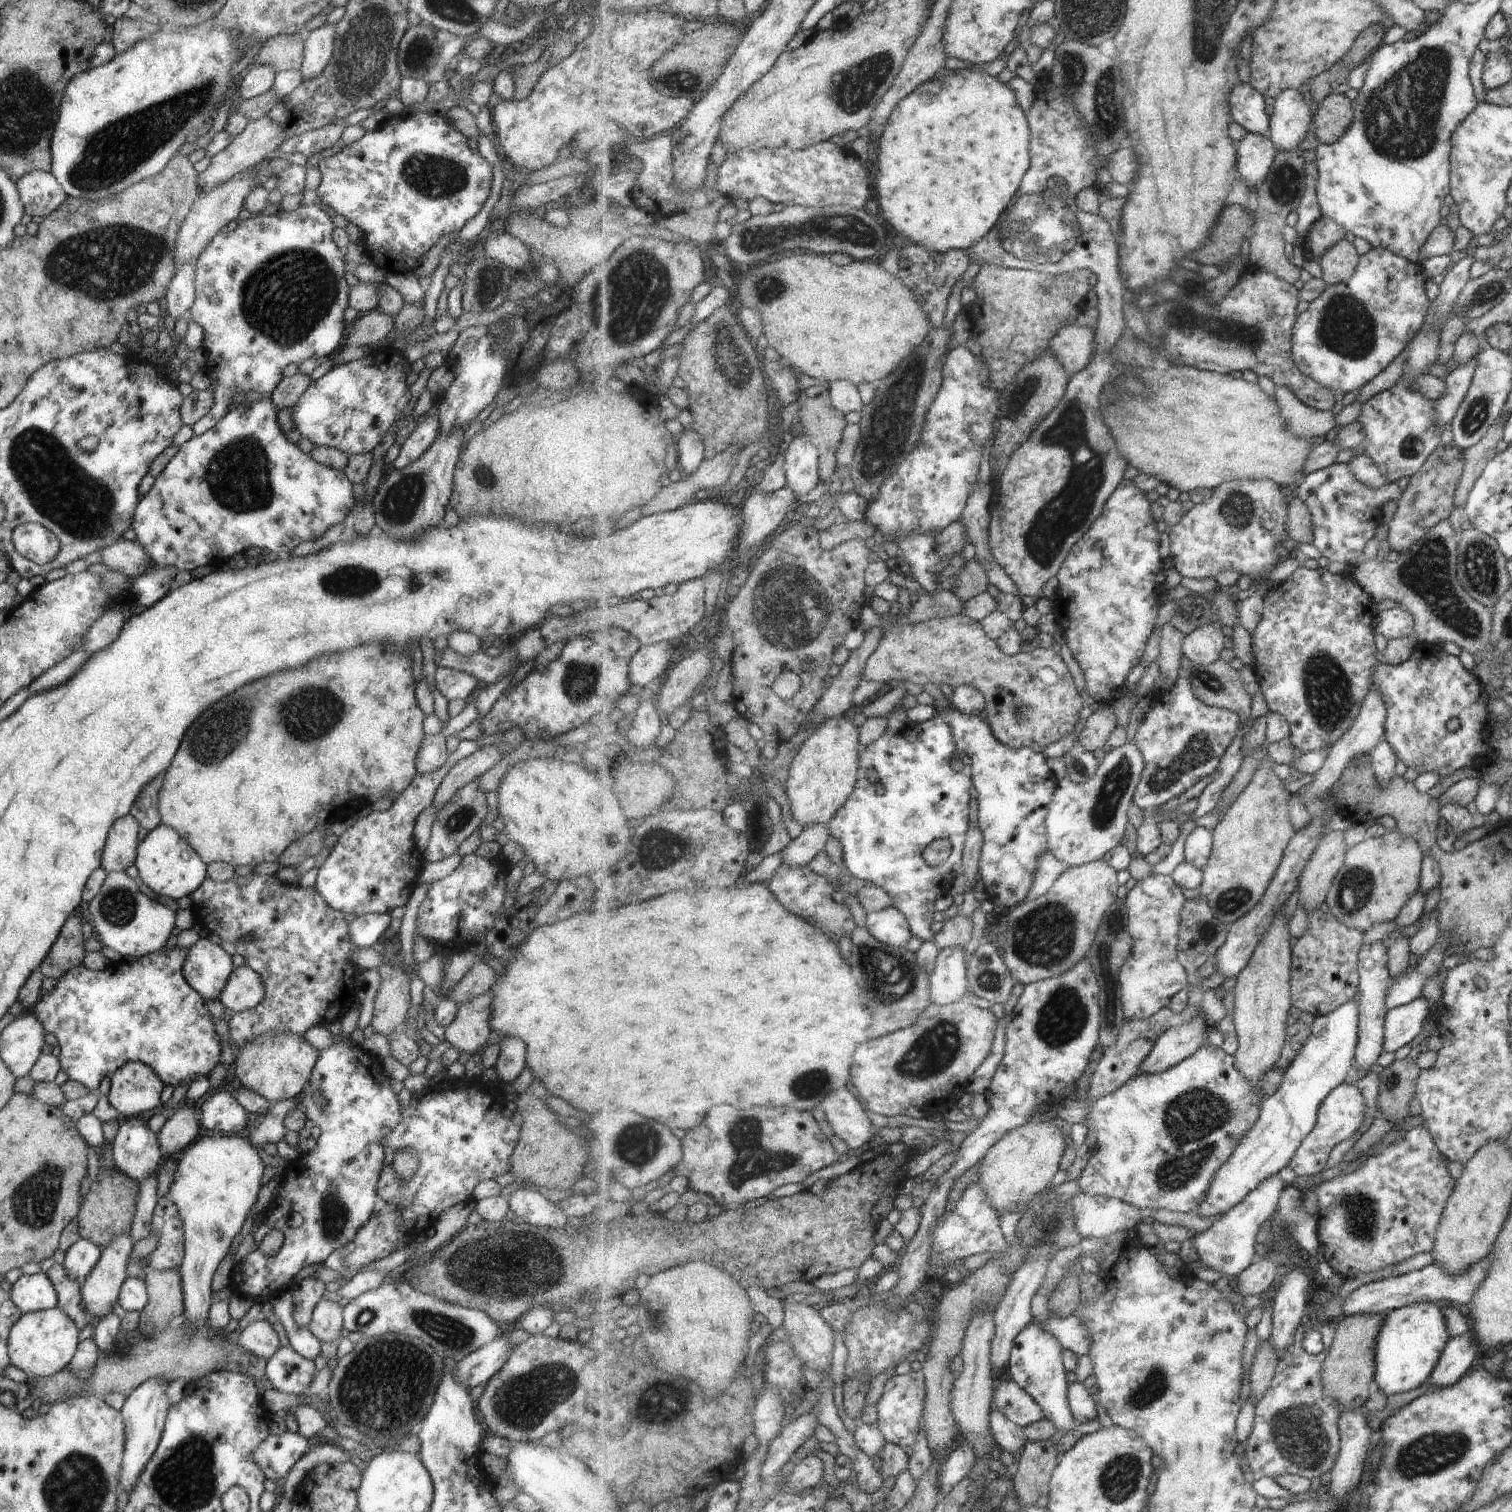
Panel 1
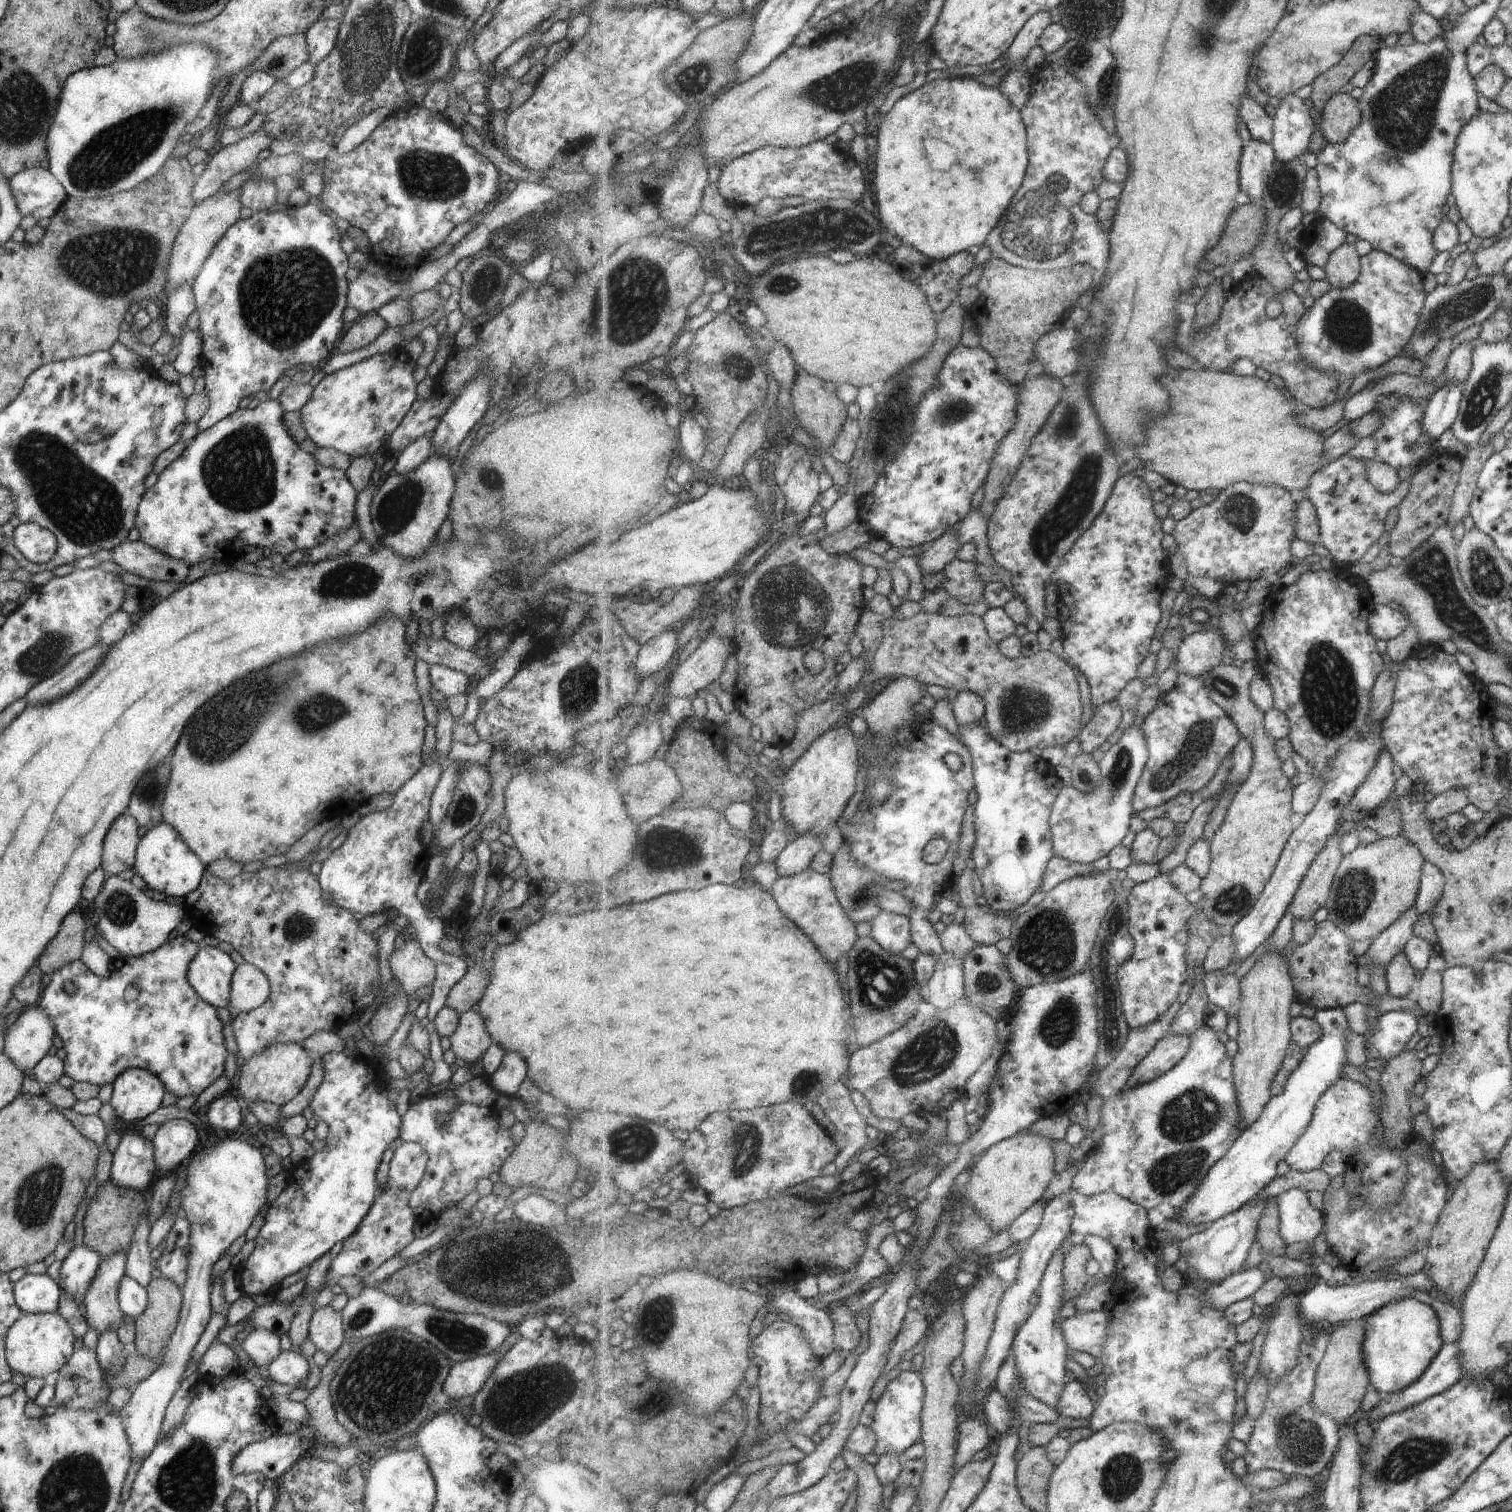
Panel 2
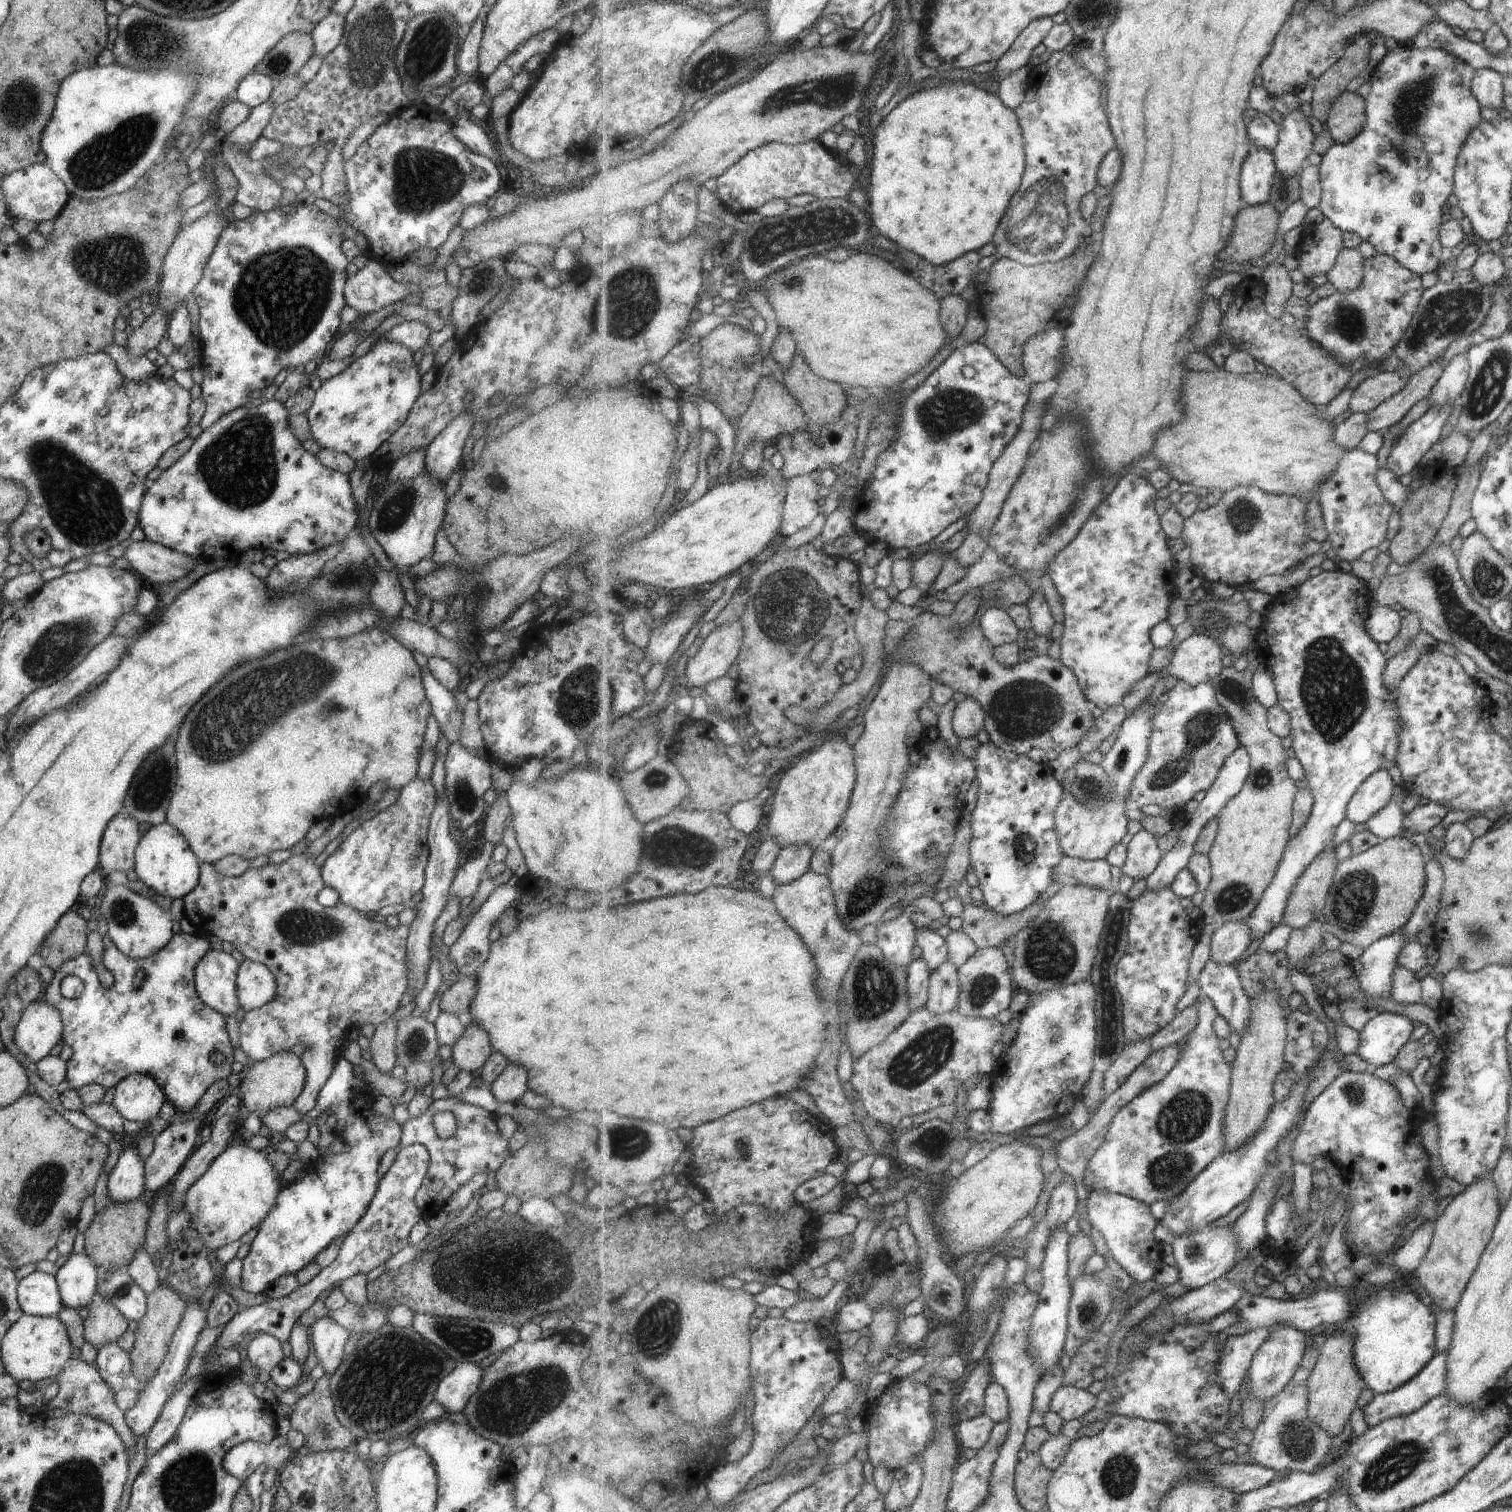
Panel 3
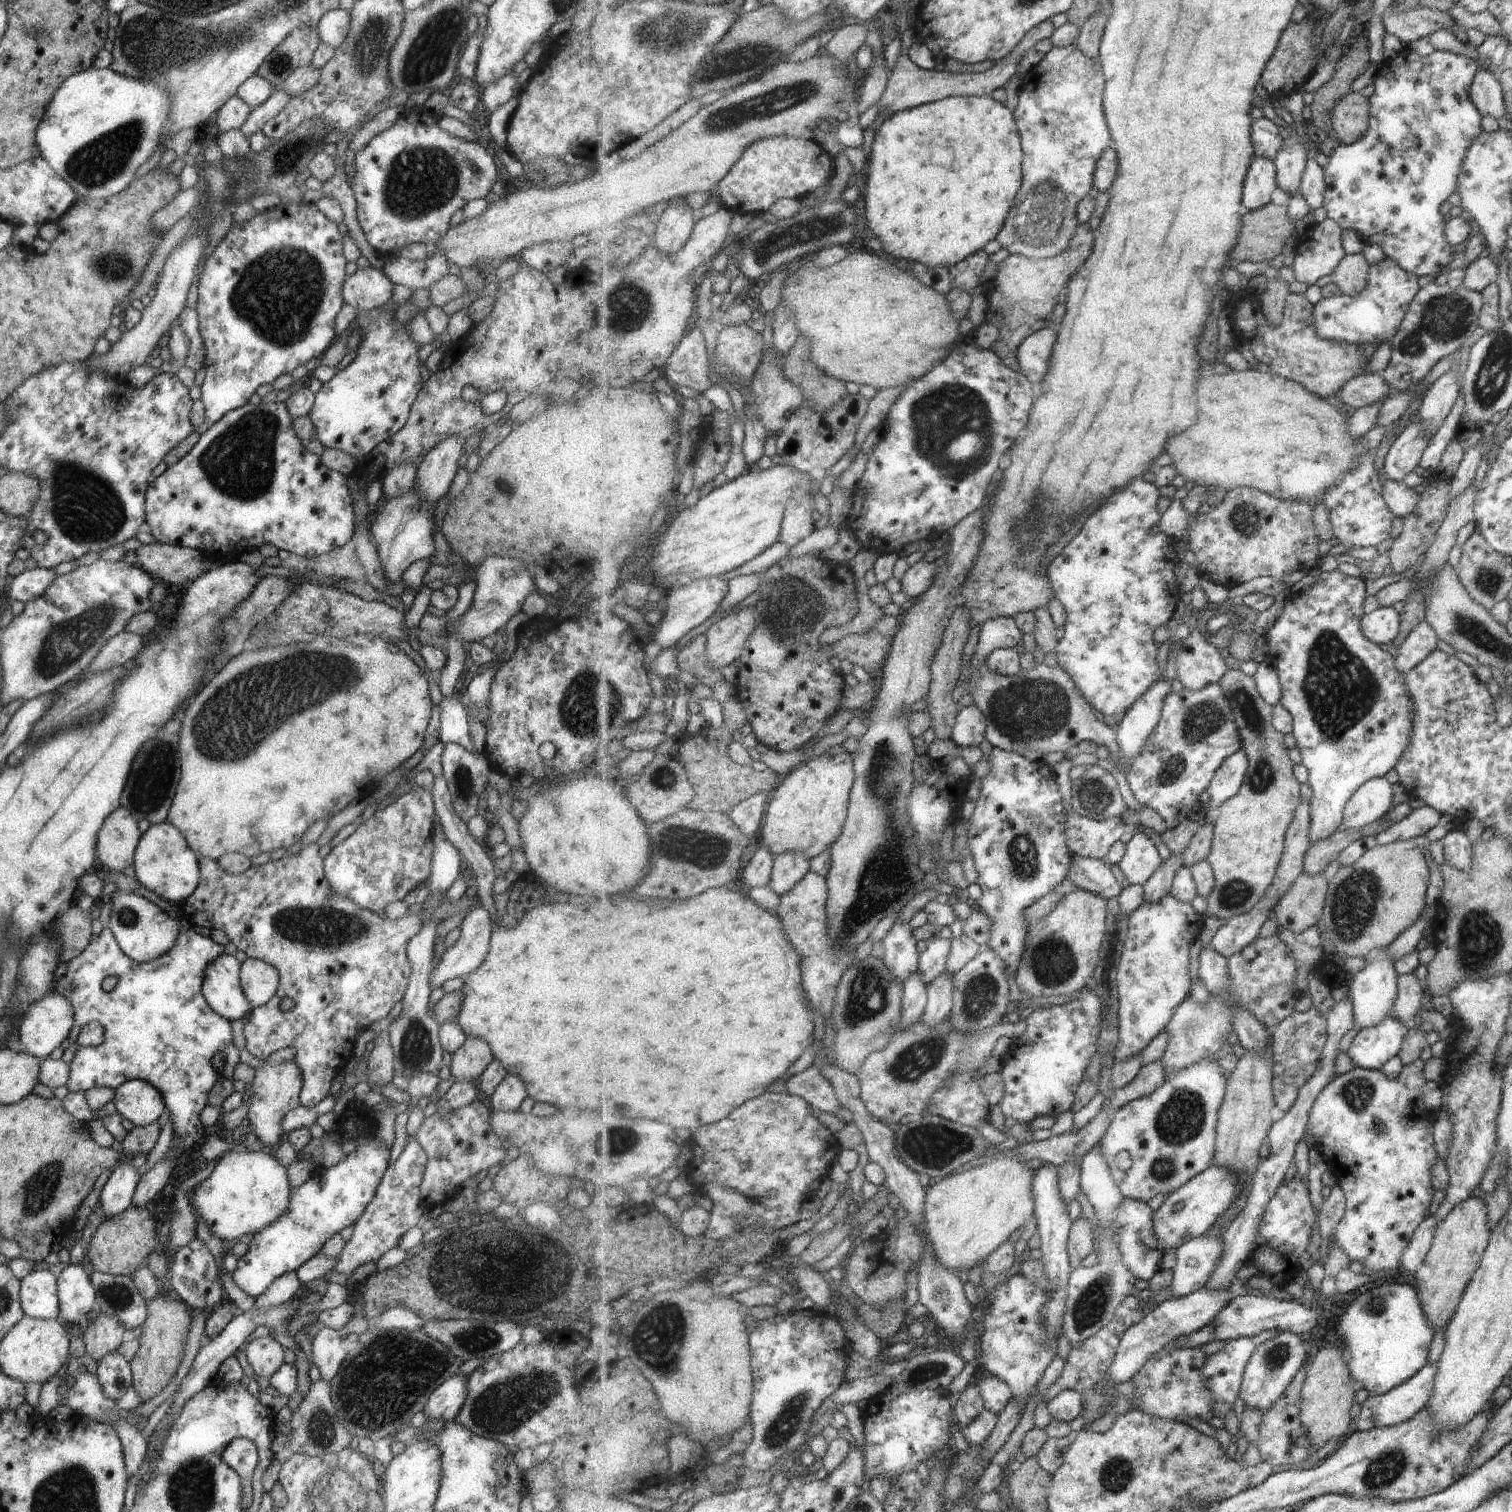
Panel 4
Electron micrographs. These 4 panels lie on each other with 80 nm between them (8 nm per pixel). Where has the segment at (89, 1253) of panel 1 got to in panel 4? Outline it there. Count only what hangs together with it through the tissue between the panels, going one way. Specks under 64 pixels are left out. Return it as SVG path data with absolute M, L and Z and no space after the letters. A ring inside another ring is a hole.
M79 1263L69 1264L56 1276L59 1307L56 1319L62 1325L82 1326L87 1313L96 1308L90 1270L86 1271Z

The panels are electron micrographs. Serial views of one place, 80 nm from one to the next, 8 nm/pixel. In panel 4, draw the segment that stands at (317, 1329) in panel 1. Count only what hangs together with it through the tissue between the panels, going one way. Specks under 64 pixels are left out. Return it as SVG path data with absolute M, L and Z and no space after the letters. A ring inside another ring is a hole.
M321 1326L312 1338L310 1361L317 1367L320 1378L325 1382L329 1383L337 1374L339 1366L345 1358L347 1345L346 1339L339 1334L338 1329Z

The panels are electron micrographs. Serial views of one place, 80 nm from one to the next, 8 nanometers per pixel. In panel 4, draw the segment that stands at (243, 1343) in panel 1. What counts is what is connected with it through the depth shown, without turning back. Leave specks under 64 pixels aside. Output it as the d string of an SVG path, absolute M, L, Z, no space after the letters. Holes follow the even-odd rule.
M255 1333L242 1345L242 1350L256 1376L271 1377L283 1364L284 1348L271 1334Z

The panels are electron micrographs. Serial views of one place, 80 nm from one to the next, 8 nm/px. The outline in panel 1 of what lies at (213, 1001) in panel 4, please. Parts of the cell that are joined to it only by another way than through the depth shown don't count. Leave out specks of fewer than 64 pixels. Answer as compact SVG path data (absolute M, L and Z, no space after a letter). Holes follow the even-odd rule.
M203 937L187 948L181 971L185 982L202 999L218 1000L233 971L229 954Z

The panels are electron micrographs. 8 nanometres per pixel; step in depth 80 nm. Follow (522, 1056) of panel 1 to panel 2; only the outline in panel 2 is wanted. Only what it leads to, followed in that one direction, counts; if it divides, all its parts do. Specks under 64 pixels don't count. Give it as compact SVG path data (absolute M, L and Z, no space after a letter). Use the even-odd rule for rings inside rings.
M515 1050L505 1051L499 1067L490 1076L491 1086L501 1095L513 1096L517 1088L526 1078L527 1068L525 1060Z

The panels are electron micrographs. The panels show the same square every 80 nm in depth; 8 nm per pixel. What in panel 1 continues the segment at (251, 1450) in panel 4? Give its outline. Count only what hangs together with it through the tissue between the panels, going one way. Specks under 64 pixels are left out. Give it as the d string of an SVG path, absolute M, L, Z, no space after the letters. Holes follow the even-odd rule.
M285 1430L280 1435L267 1435L250 1457L265 1478L280 1484L291 1466L309 1451L305 1437Z

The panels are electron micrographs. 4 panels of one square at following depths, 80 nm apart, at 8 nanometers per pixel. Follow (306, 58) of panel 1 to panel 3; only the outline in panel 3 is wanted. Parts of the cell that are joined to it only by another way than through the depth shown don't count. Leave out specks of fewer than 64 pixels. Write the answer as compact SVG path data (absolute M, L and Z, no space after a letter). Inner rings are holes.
M329 12L320 22L311 30L311 44L313 44L312 54L319 56L327 55L341 39L343 33L343 18L341 14Z

